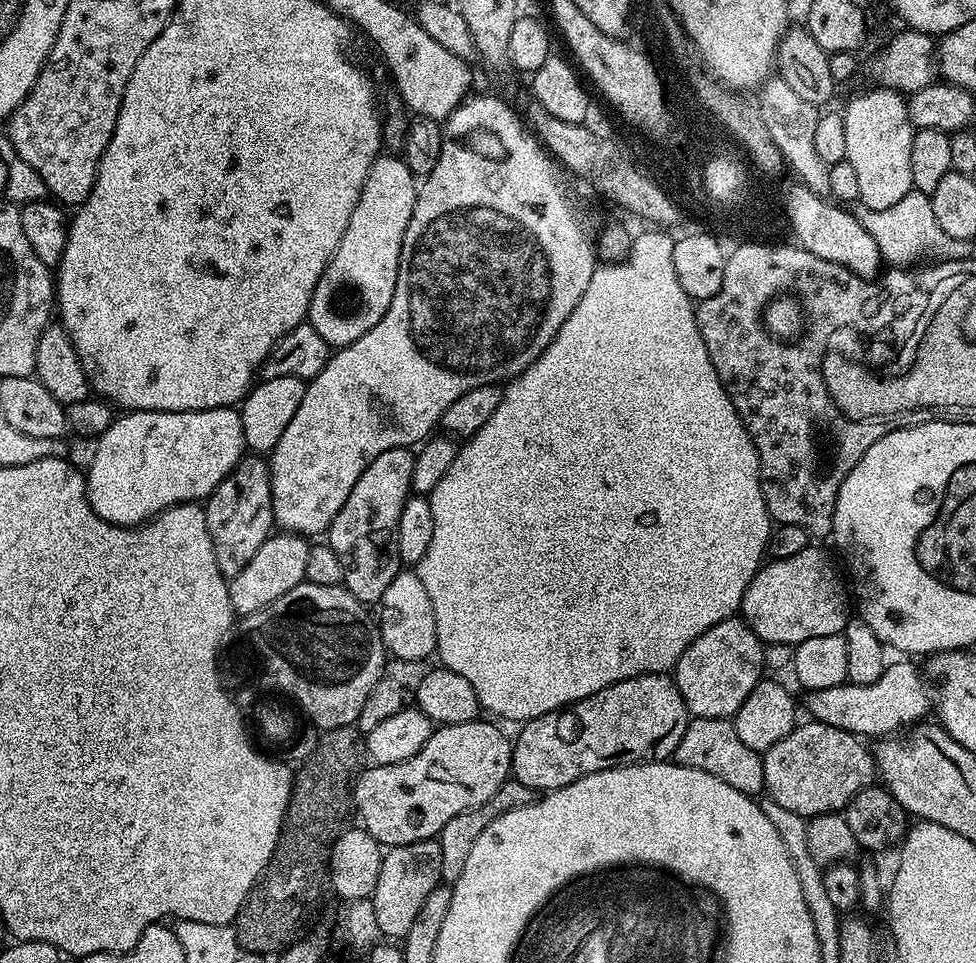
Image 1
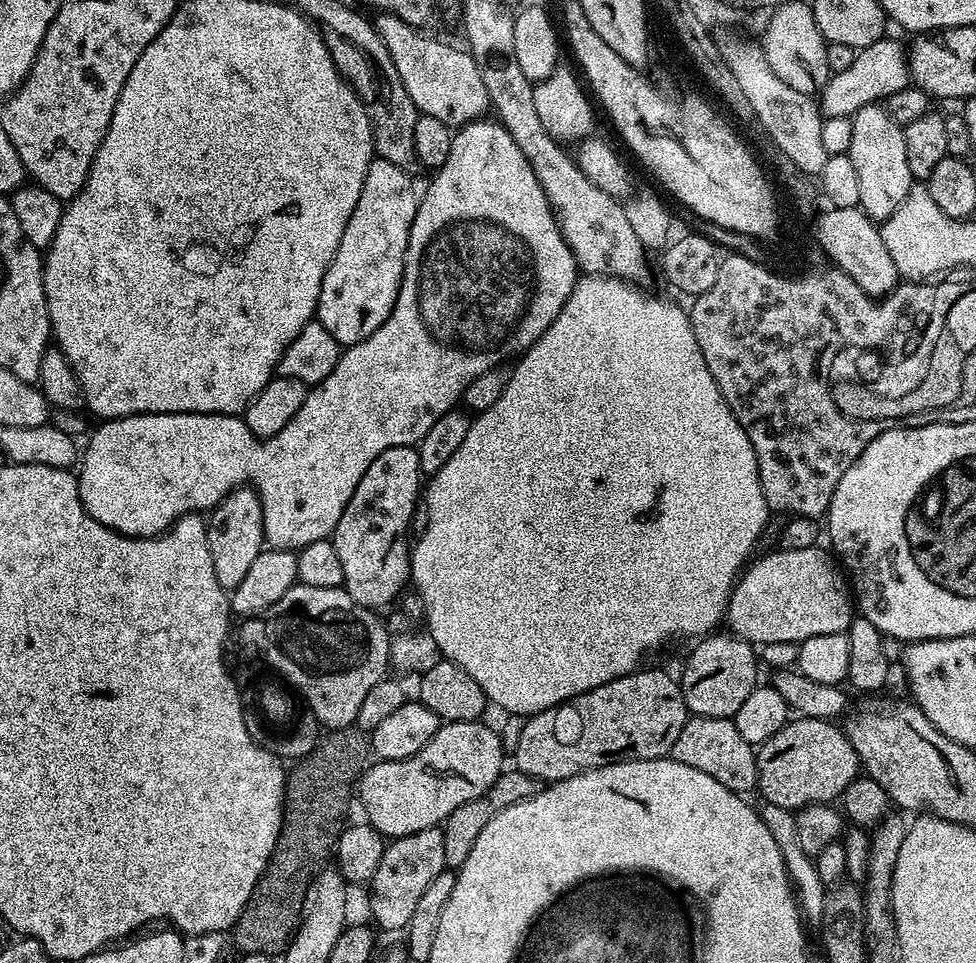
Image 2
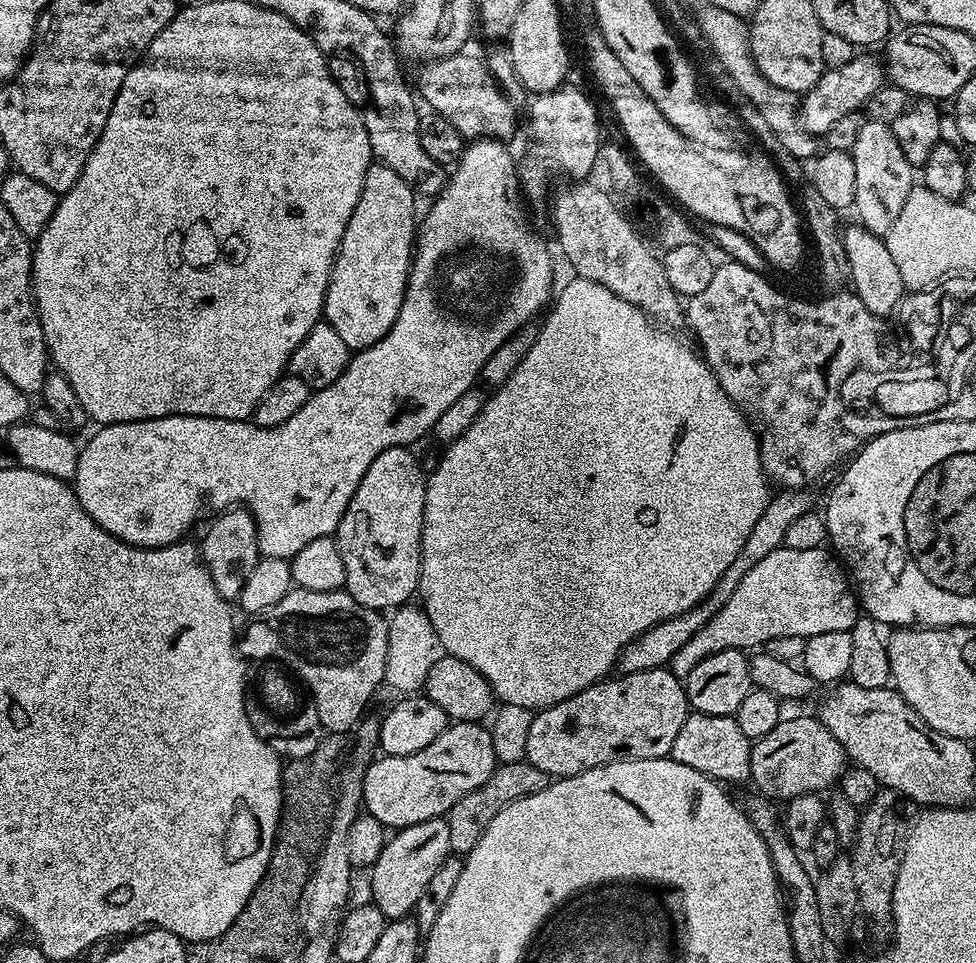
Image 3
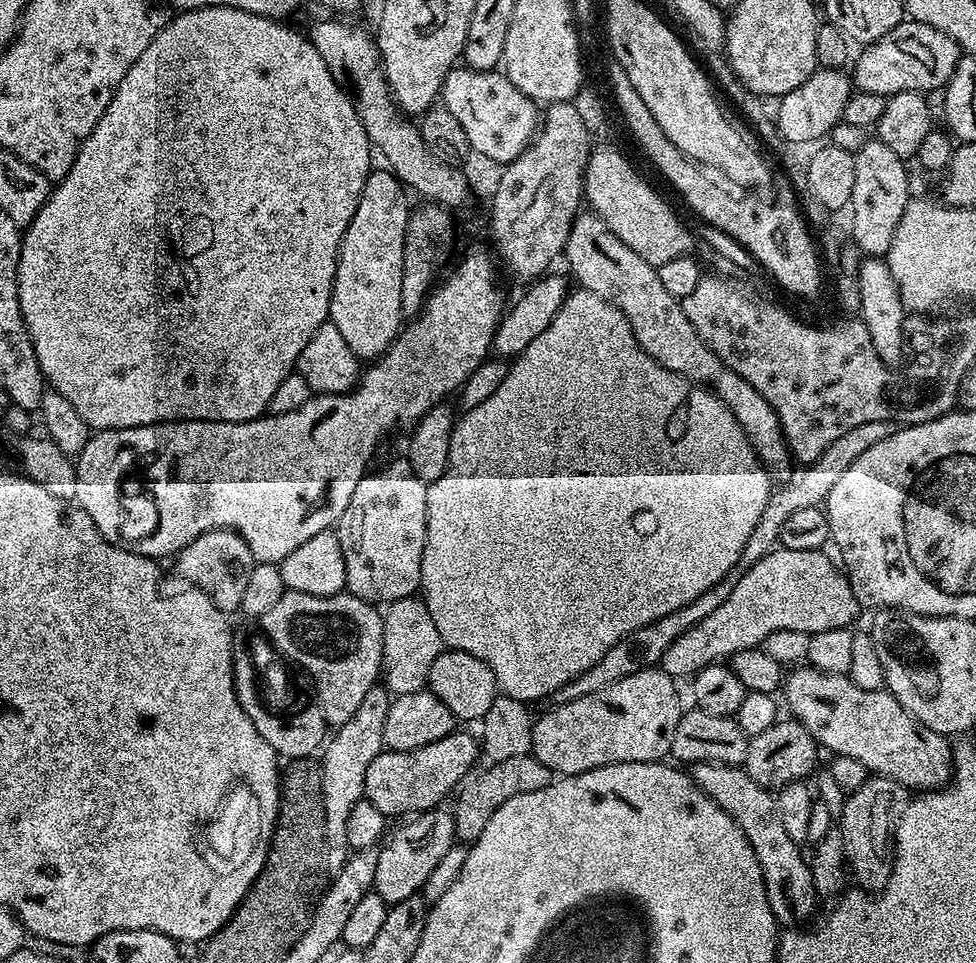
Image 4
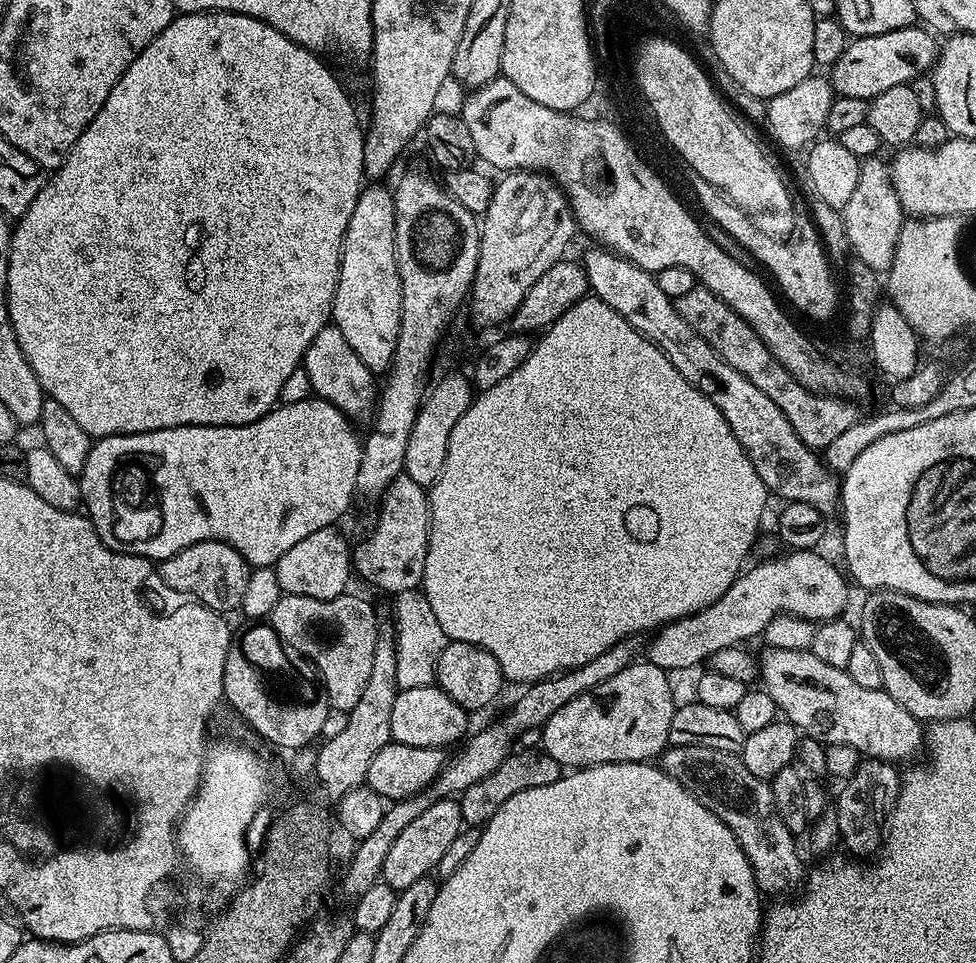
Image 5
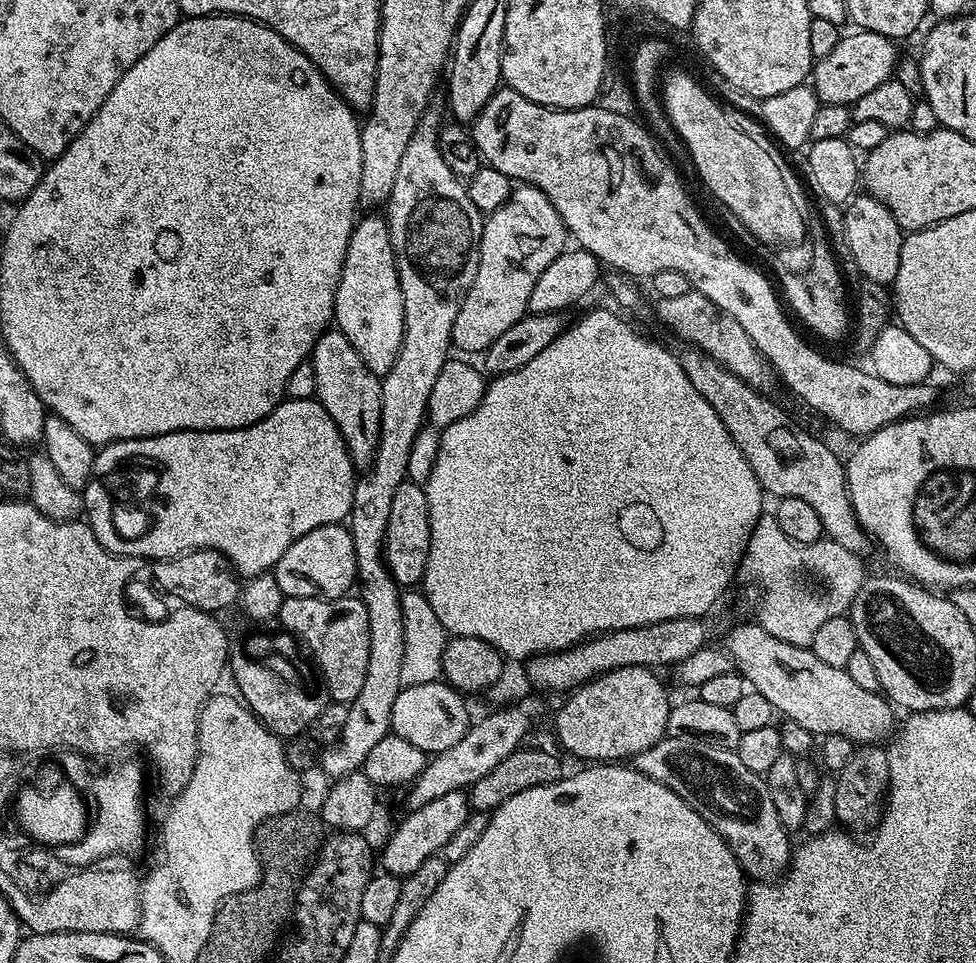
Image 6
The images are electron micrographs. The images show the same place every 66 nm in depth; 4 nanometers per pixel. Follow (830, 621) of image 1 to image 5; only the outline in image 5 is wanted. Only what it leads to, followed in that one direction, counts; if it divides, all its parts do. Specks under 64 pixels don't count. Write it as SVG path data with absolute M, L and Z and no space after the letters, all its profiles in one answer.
M792 550L787 553L789 556L780 556L777 560L756 564L752 569L749 567L747 571L736 577L730 590L726 590L726 594L722 594L718 602L706 606L701 612L683 616L680 620L672 620L669 624L663 625L651 637L652 645L649 648L647 645L647 659L663 672L675 674L683 668L692 668L695 664L703 665L711 656L718 654L718 650L726 650L726 646L743 645L748 642L744 640L752 640L755 636L757 639L763 633L764 627L776 616L797 616L800 620L813 622L843 617L844 607L848 604L849 581L839 567L836 569L826 557L819 556L818 553L819 551L816 550Z

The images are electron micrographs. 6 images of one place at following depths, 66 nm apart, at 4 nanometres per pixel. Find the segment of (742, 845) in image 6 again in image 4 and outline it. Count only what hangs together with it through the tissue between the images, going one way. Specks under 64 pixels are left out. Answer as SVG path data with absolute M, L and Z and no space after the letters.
M697 764L690 775L696 785L707 794L738 826L750 842L766 882L766 898L770 898L770 910L784 926L800 926L803 920L813 919L818 893L812 877L812 865L800 853L801 845L782 827L778 818L775 795L769 789L758 786L743 767L734 764Z

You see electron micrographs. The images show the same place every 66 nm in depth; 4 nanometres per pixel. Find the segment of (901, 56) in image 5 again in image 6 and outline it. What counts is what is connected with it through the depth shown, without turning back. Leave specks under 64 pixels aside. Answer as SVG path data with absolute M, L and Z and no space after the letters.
M852 30L852 33L841 35L838 46L826 54L826 58L815 61L810 73L811 87L815 88L816 96L821 104L847 104L849 106L858 102L858 98L870 94L870 90L882 86L882 82L893 79L894 73L898 67L898 55L896 56L897 45L890 38L882 34L865 32L863 30Z

